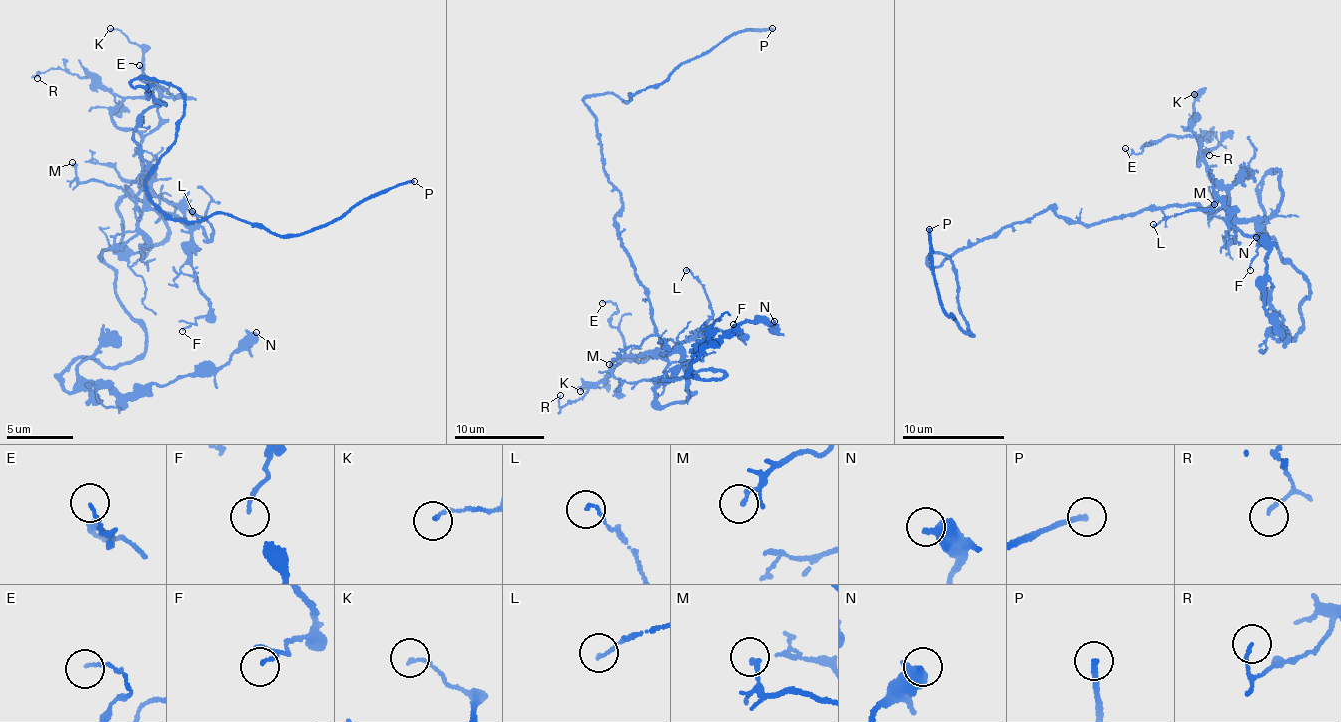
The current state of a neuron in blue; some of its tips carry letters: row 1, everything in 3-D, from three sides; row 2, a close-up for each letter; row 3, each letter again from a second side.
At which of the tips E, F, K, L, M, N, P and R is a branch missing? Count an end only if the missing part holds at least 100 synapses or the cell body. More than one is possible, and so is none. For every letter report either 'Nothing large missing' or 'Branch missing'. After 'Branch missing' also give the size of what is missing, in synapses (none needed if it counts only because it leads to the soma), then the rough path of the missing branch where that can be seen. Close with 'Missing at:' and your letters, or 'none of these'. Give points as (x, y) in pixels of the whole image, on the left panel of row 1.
E: Nothing large missing
F: Nothing large missing
K: Nothing large missing
L: Nothing large missing
M: Nothing large missing
N: Nothing large missing
P: Branch missing
R: Nothing large missing
Missing at: P

